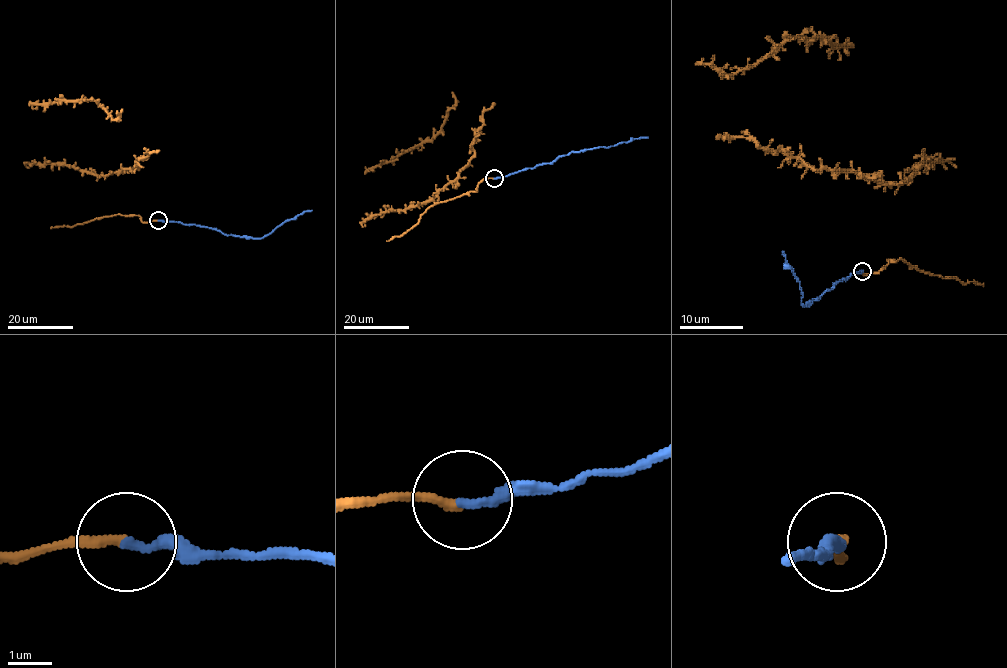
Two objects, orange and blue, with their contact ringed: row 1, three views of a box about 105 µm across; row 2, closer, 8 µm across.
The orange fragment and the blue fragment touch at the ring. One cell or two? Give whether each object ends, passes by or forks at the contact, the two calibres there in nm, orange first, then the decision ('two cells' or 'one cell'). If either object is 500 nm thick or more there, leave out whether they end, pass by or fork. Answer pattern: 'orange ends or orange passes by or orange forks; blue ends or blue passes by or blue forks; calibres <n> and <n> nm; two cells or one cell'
orange ends; blue ends; calibres 200 and 240 nm; one cell

